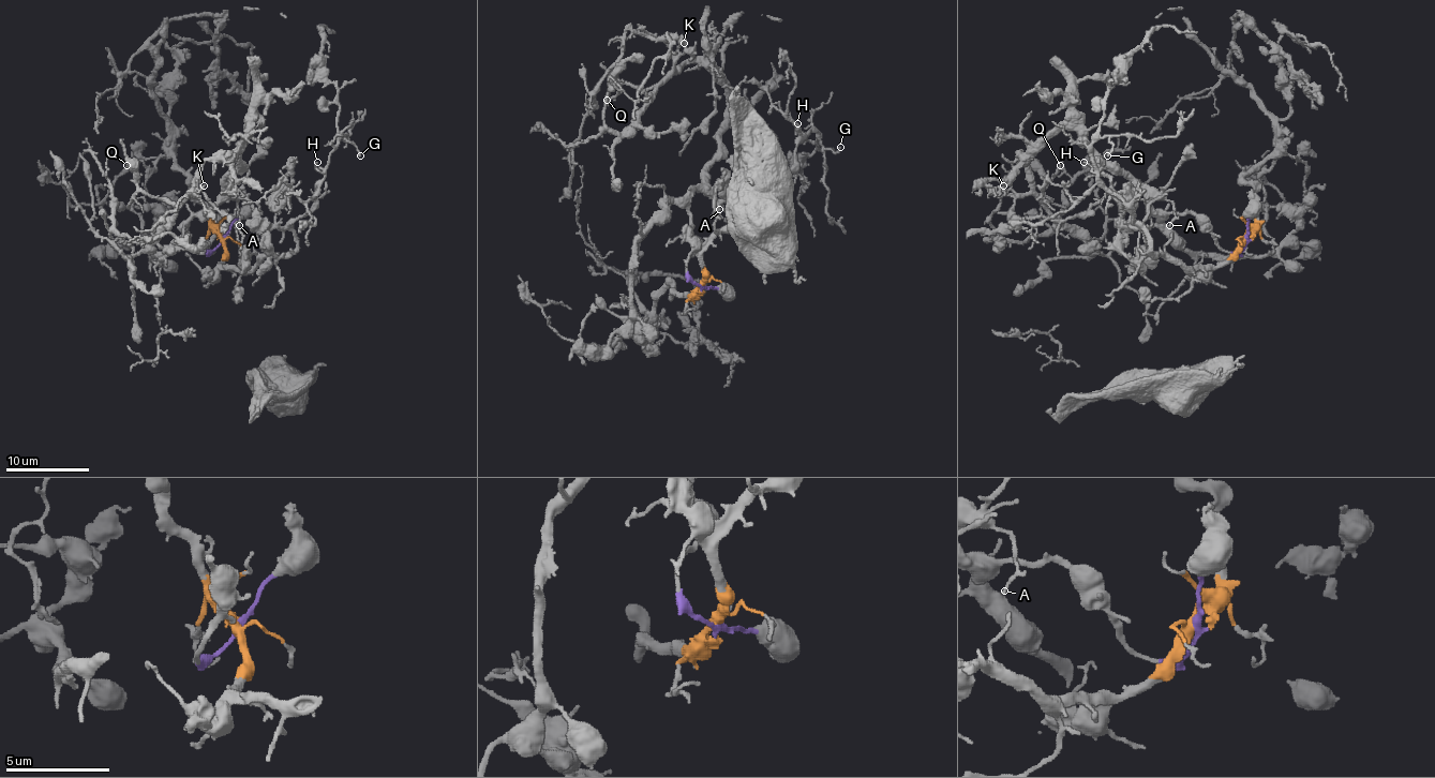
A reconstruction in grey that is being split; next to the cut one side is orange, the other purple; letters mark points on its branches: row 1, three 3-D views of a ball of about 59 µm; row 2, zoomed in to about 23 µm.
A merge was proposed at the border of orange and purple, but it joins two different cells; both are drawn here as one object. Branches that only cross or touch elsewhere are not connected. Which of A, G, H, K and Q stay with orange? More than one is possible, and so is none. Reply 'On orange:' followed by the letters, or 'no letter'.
On orange: G, H

